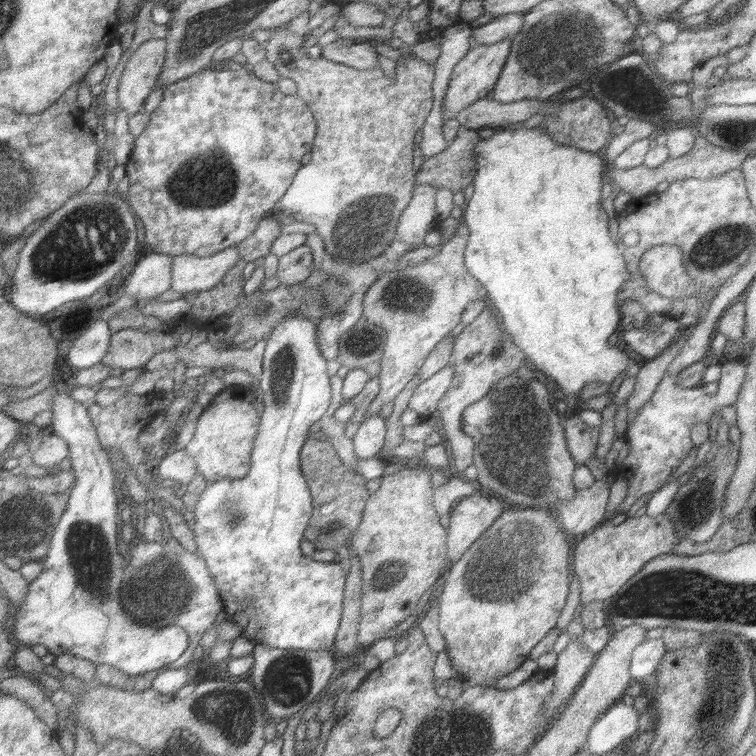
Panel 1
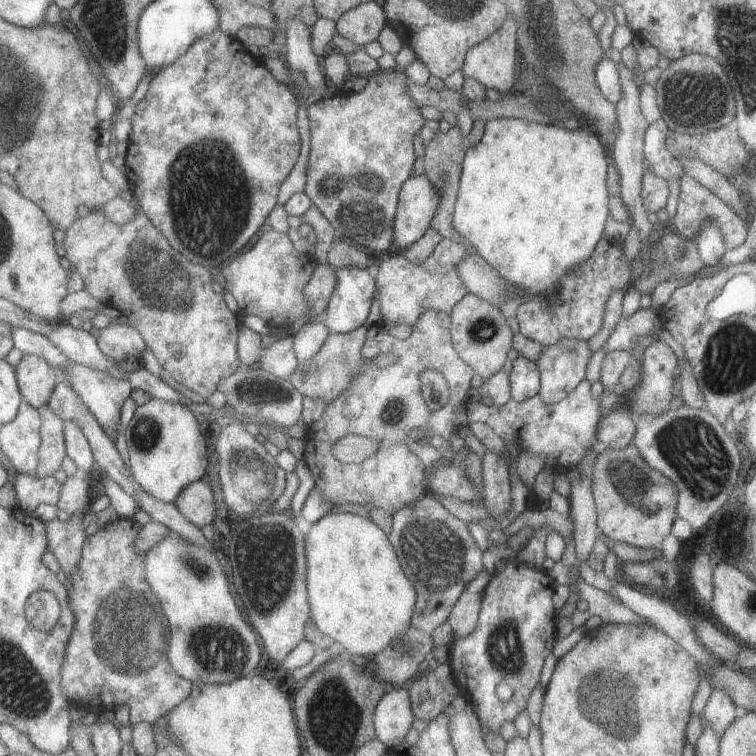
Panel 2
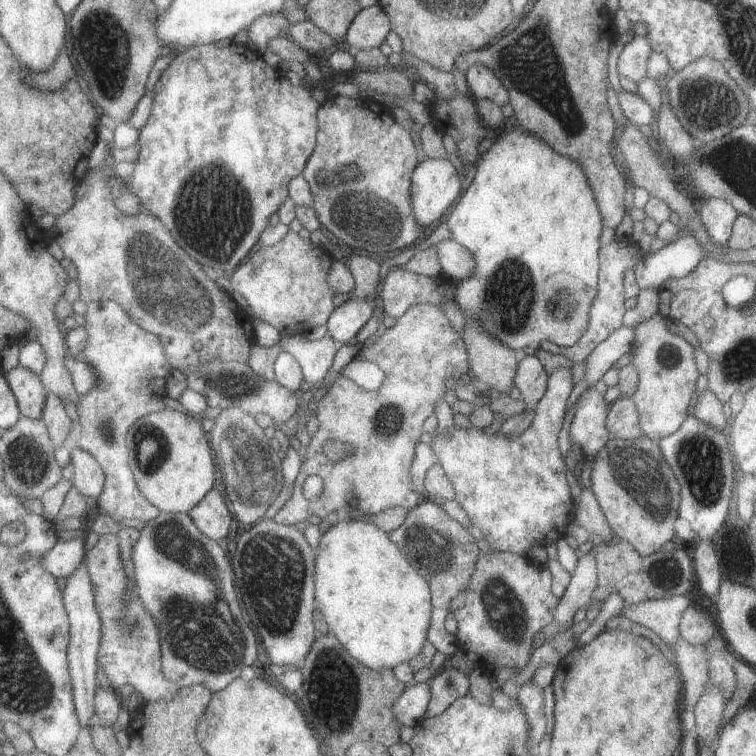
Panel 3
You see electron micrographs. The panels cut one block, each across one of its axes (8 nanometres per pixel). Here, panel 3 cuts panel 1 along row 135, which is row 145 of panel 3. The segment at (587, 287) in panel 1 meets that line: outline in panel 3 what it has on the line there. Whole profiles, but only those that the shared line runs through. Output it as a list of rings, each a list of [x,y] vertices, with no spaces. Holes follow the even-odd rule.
[[[507,122],[507,126],[501,130],[501,134],[493,140],[493,148],[483,154],[473,184],[463,194],[461,202],[457,202],[455,210],[447,216],[445,224],[451,232],[451,238],[457,240],[459,244],[463,244],[465,248],[469,248],[477,262],[473,276],[467,278],[465,282],[457,282],[457,302],[461,304],[461,308],[465,310],[465,314],[469,318],[479,318],[483,328],[491,336],[499,338],[503,342],[503,346],[511,348],[517,356],[521,356],[525,348],[531,348],[531,346],[539,348],[541,342],[553,342],[561,348],[571,348],[587,332],[589,318],[591,318],[591,304],[595,300],[597,286],[599,286],[599,266],[601,266],[599,264],[599,250],[601,250],[599,238],[603,232],[603,220],[601,220],[597,202],[593,198],[593,190],[589,188],[589,182],[583,174],[583,168],[575,160],[569,160],[567,156],[559,156],[547,142],[537,140],[531,132],[523,132],[513,122]]]

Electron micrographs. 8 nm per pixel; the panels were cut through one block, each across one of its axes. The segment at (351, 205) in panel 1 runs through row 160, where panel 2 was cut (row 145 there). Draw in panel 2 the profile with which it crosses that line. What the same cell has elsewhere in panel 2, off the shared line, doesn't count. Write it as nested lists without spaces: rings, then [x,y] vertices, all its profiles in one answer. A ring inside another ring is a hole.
[[[395,68],[395,70],[381,70],[377,74],[373,74],[365,86],[363,92],[337,92],[333,98],[329,100],[319,100],[317,104],[313,106],[307,106],[307,112],[309,112],[309,126],[311,126],[311,164],[309,164],[309,170],[307,170],[307,194],[311,196],[311,200],[315,202],[315,206],[321,210],[321,214],[327,218],[327,222],[335,228],[335,234],[339,238],[345,236],[345,240],[353,240],[365,248],[371,248],[375,252],[381,252],[381,254],[393,254],[393,248],[395,248],[395,224],[397,224],[397,214],[399,214],[399,208],[401,208],[401,192],[405,188],[405,182],[409,182],[409,178],[413,178],[413,166],[415,166],[415,160],[419,156],[415,156],[415,148],[413,148],[413,140],[415,136],[419,136],[425,128],[425,116],[421,114],[421,106],[413,100],[413,94],[409,90],[409,76],[401,70],[401,68]]]

